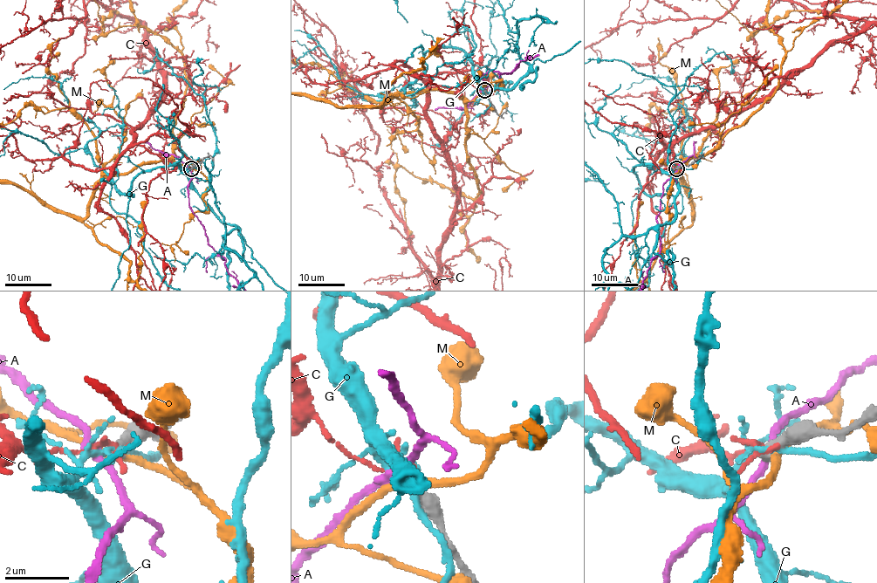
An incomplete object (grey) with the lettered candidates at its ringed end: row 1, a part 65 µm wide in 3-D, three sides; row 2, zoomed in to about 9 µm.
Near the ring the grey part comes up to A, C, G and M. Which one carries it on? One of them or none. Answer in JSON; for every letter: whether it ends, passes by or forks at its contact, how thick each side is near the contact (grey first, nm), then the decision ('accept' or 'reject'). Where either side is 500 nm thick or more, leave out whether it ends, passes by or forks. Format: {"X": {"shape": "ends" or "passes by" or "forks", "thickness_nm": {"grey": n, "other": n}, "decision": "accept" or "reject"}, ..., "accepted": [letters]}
{"A": {"shape": "passes by", "thickness_nm": {"grey": 320, "other": 240}, "decision": "reject"}, "C": {"shape": "forks", "thickness_nm": {"grey": 440, "other": 100}, "decision": "reject"}, "G": {"shape": "forks", "thickness_nm": {"grey": 440, "other": 140}, "decision": "reject"}, "M": {"shape": "passes by", "thickness_nm": {"grey": 340, "other": 240}, "decision": "reject"}, "accepted": []}

